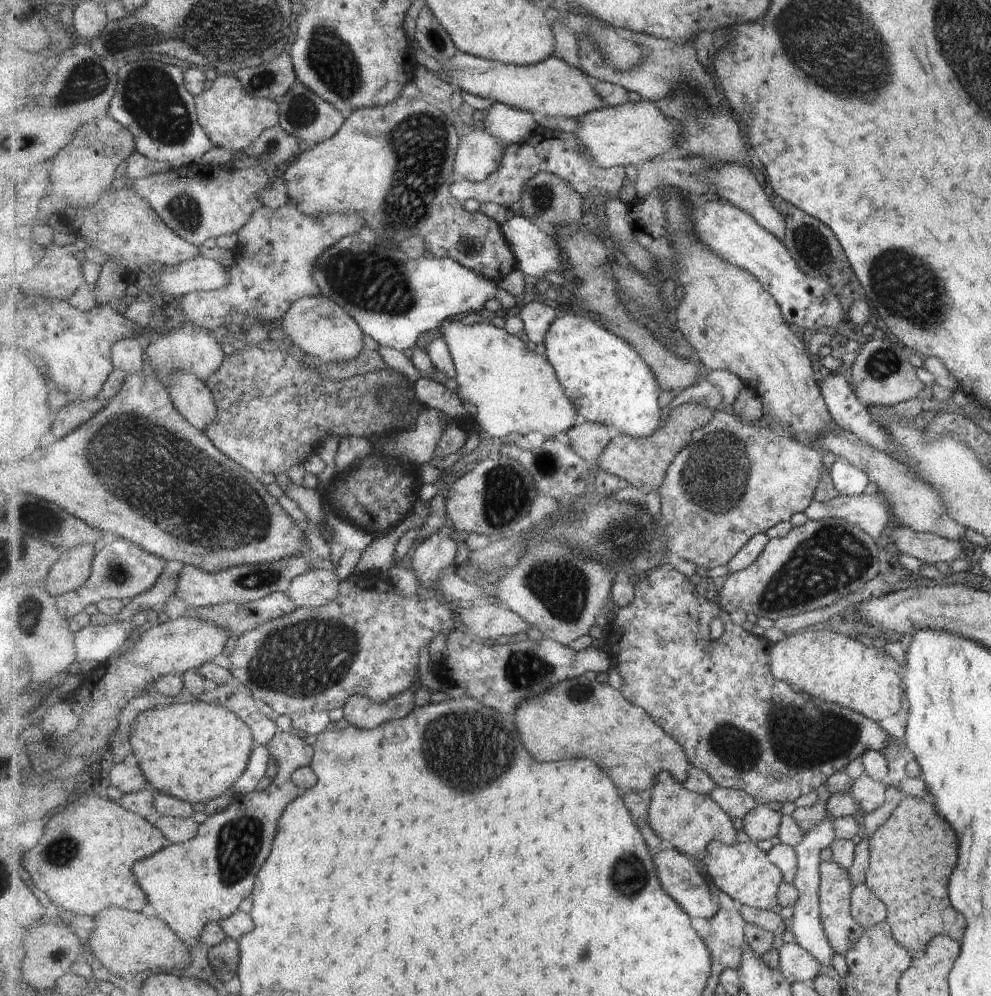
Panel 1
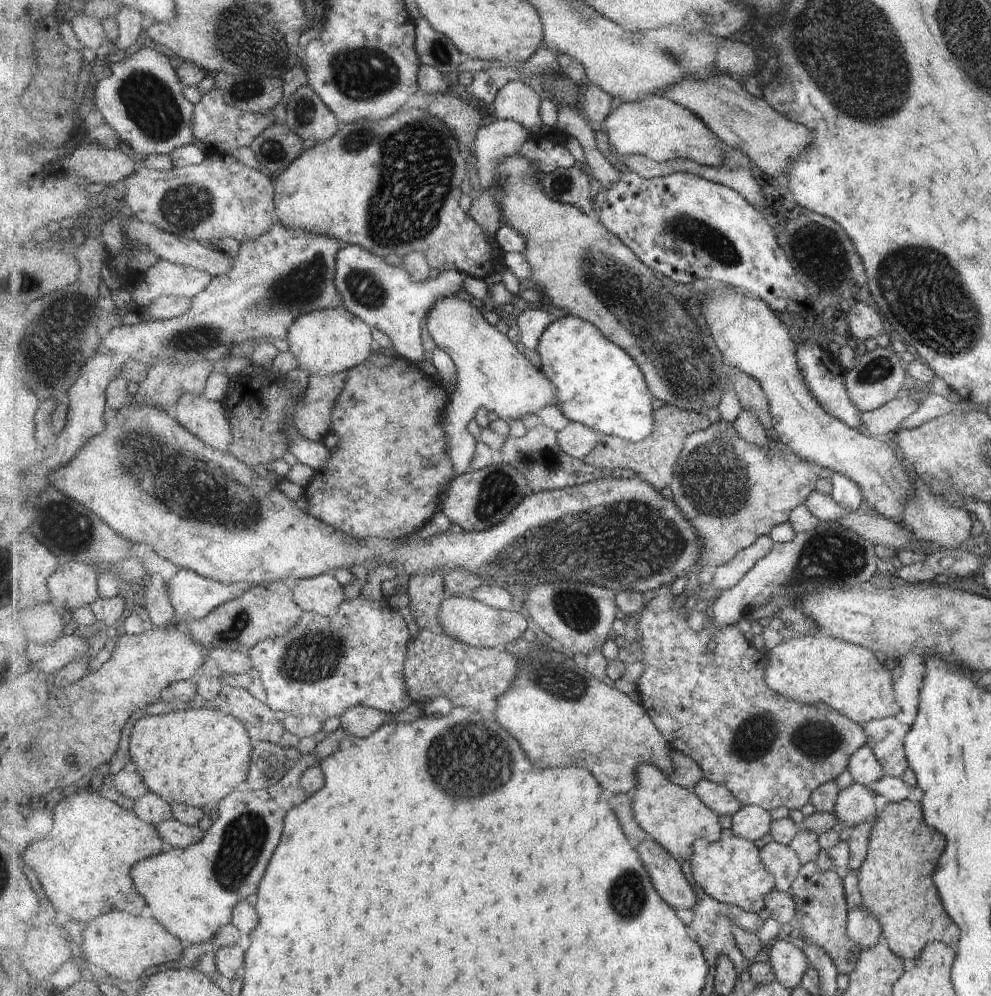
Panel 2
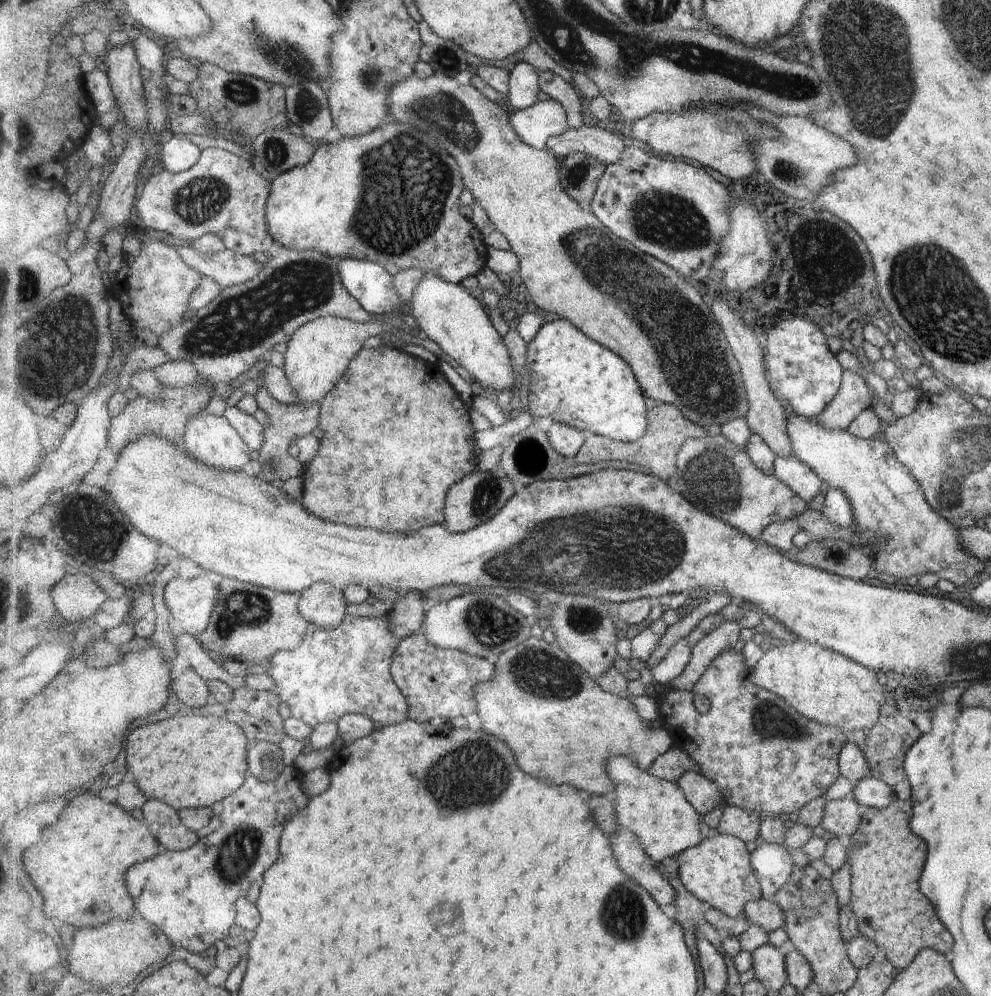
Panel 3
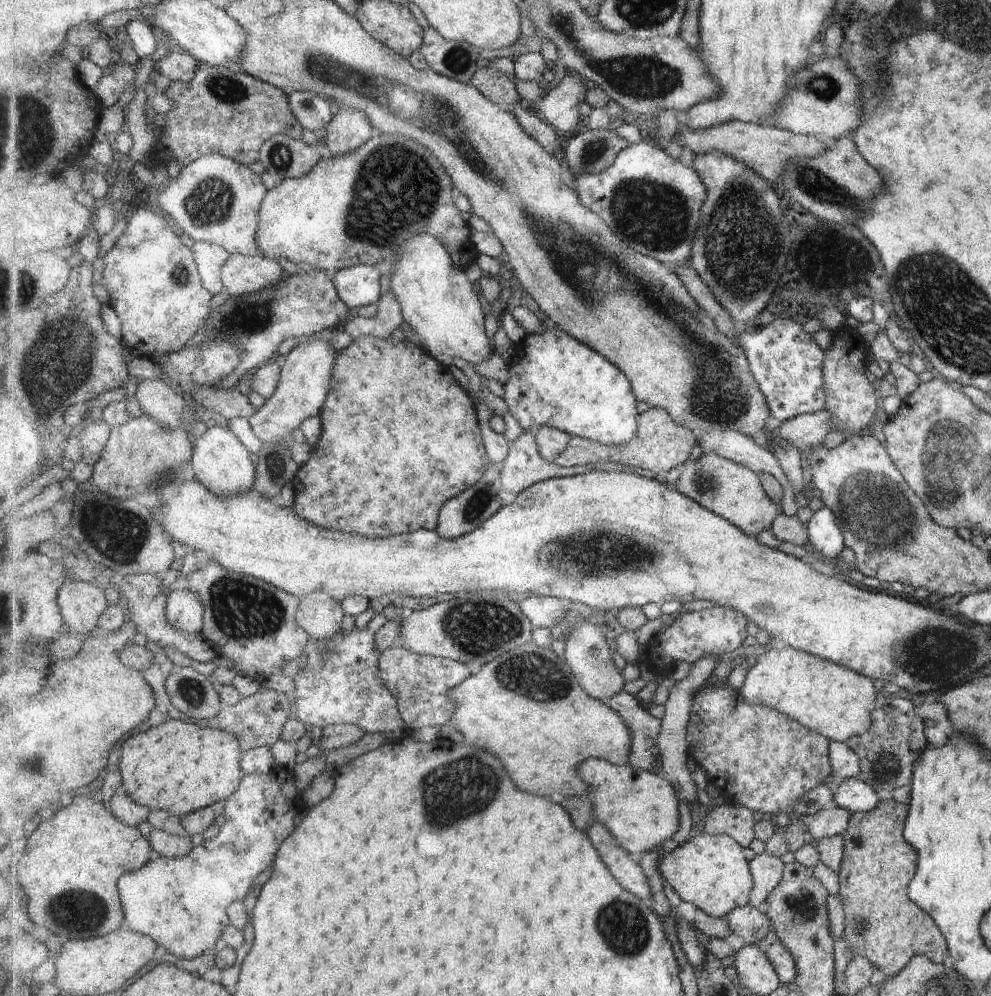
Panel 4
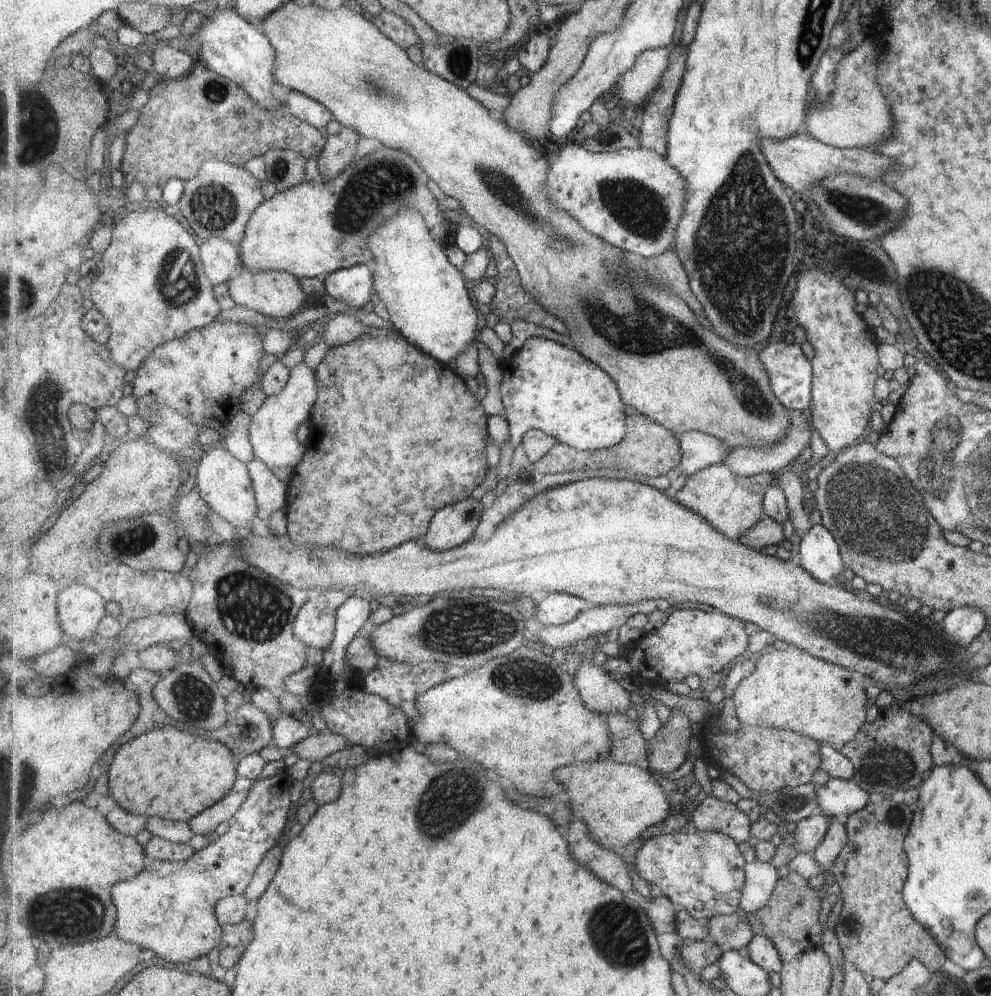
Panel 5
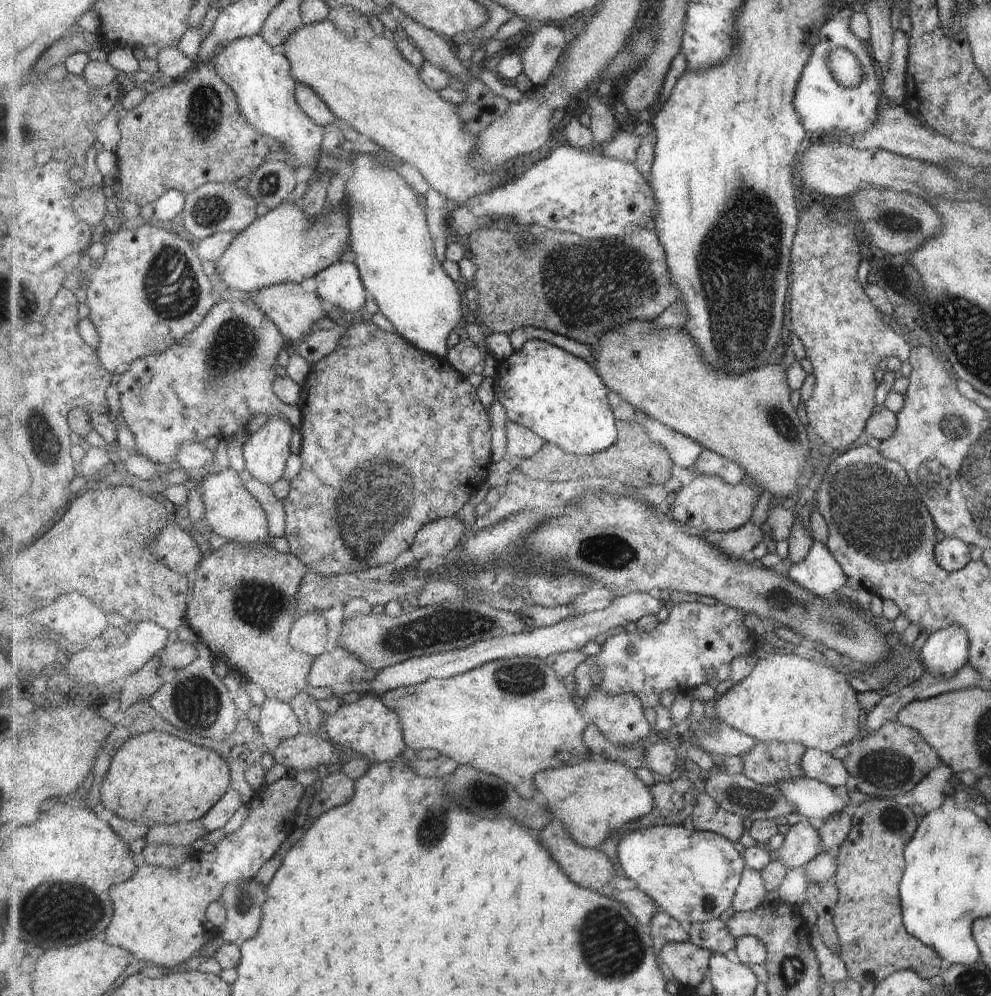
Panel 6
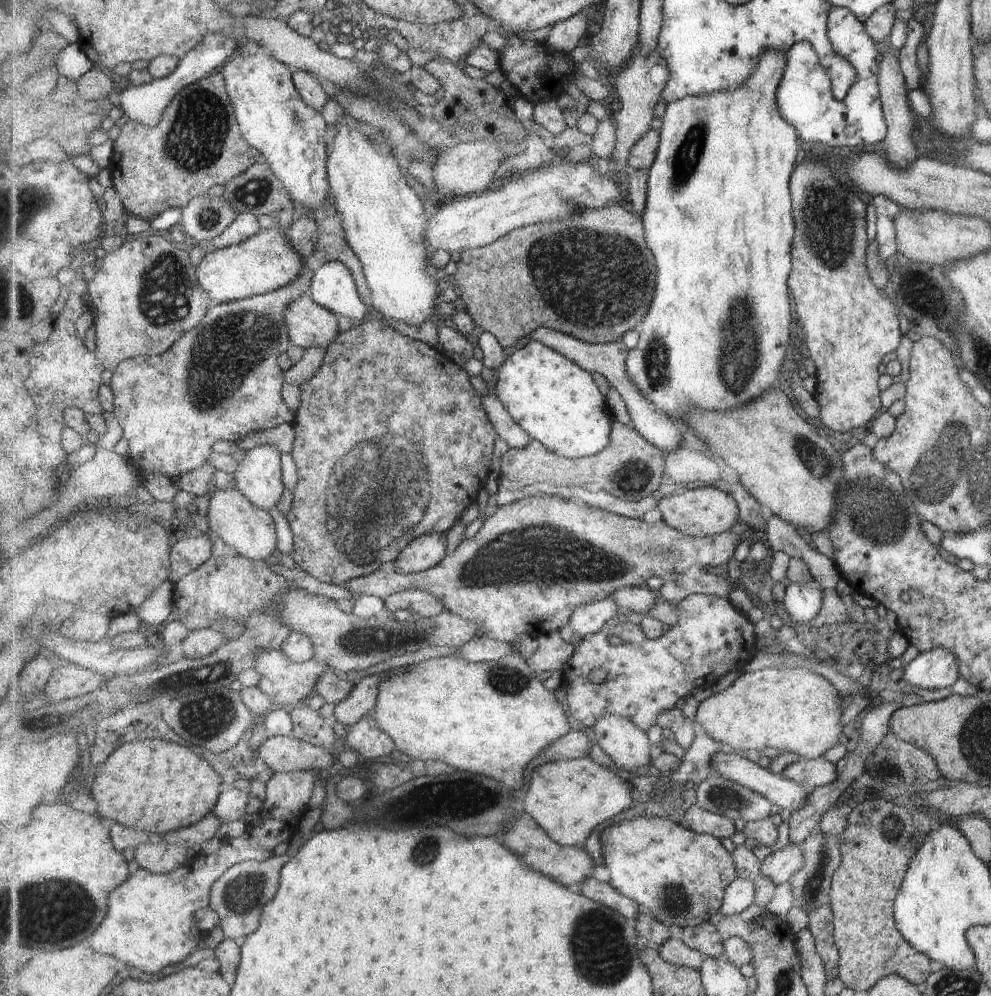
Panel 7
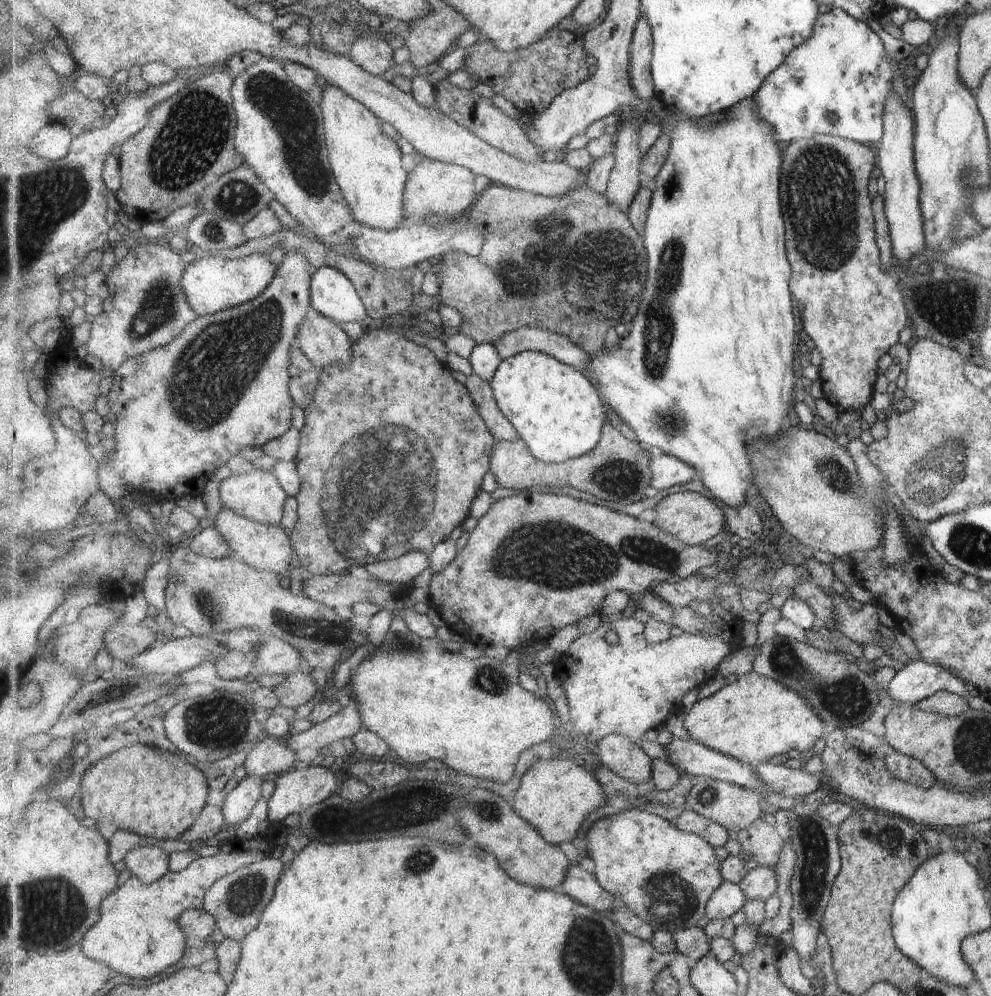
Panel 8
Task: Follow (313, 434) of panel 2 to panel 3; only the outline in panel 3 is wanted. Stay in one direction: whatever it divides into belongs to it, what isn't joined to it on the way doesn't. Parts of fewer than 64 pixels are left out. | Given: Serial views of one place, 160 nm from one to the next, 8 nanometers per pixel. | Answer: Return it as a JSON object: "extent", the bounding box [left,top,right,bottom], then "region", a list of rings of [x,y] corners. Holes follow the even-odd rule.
{"extent":[256,370,321,488],"region":[[[264,370],[259,373],[258,380],[260,391],[257,393],[256,402],[258,408],[263,410],[268,417],[268,425],[263,432],[262,447],[258,451],[258,463],[262,467],[260,473],[257,475],[261,480],[274,484],[277,488],[289,480],[289,478],[302,477],[305,471],[305,465],[298,459],[291,457],[289,448],[294,443],[296,438],[311,435],[315,428],[320,426],[321,402],[316,401],[311,405],[300,404],[299,407],[287,408],[286,404],[278,401],[267,389],[262,386],[262,374]]]}

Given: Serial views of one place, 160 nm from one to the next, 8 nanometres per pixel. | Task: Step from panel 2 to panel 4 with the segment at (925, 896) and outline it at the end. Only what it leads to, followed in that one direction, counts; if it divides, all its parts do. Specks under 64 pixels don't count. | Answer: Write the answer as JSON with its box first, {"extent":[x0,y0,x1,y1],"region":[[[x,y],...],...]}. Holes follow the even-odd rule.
{"extent":[837,799,948,978],"region":[[[887,799],[879,801],[867,812],[854,812],[850,815],[842,834],[842,859],[837,872],[840,888],[838,894],[844,912],[844,941],[850,946],[853,956],[866,958],[887,978],[898,973],[913,955],[926,956],[931,962],[939,964],[947,962],[948,955],[940,930],[926,912],[908,899],[906,893],[916,863],[915,851],[903,840],[902,835],[907,811],[908,805]]]}

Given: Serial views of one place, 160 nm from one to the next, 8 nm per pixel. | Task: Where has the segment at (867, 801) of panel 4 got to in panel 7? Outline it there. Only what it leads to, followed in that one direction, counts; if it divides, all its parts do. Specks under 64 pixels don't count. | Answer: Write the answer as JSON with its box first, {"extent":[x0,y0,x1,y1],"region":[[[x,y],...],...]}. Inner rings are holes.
{"extent":[711,753,808,812],"region":[[[714,753],[711,758],[711,775],[719,775],[723,778],[729,779],[730,781],[739,783],[744,787],[750,788],[759,794],[762,794],[770,800],[775,806],[776,810],[787,809],[790,812],[797,810],[799,805],[804,803],[805,797],[808,791],[805,790],[801,785],[785,778],[783,774],[772,773],[769,768],[762,768],[755,762],[743,758],[735,753]]]}

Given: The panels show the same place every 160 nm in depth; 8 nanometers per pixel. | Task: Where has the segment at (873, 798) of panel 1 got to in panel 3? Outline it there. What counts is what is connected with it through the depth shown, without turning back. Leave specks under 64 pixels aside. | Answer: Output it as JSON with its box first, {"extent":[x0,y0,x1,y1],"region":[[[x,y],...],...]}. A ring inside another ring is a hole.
{"extent":[818,797,861,836],"region":[[[851,797],[836,801],[825,801],[818,831],[827,831],[833,836],[852,835],[860,821],[861,806]]]}

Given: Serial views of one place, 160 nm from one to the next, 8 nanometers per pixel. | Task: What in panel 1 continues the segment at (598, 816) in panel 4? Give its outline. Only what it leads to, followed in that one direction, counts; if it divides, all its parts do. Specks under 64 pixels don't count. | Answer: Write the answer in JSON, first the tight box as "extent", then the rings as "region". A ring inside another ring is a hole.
{"extent":[649,772,737,859],"region":[[[661,772],[655,786],[650,790],[649,822],[651,828],[667,842],[675,845],[682,853],[691,858],[701,859],[707,856],[707,845],[712,840],[735,844],[737,830],[731,815],[709,795],[691,792],[670,772]]]}

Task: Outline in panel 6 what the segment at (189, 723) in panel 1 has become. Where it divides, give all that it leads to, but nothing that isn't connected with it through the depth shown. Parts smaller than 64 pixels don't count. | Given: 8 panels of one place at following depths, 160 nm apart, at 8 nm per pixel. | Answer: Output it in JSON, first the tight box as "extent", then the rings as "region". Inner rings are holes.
{"extent":[100,731,231,825],"region":[[[149,731],[127,739],[102,780],[100,800],[124,819],[174,825],[202,819],[231,788],[228,762],[215,750],[199,748],[171,734]]]}

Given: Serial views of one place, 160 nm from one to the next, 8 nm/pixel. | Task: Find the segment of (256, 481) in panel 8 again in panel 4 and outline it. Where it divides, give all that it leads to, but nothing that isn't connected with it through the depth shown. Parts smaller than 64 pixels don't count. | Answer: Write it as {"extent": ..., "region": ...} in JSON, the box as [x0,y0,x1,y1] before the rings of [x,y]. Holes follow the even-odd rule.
{"extent":[249,338,339,465],"region":[[[310,338],[295,347],[287,356],[282,366],[282,377],[276,391],[267,397],[265,404],[250,416],[249,422],[254,433],[265,443],[283,445],[297,464],[304,465],[311,458],[312,447],[307,443],[297,442],[293,432],[301,428],[301,424],[311,418],[320,416],[328,399],[333,378],[335,359],[339,351],[331,350],[331,346],[323,341]]]}

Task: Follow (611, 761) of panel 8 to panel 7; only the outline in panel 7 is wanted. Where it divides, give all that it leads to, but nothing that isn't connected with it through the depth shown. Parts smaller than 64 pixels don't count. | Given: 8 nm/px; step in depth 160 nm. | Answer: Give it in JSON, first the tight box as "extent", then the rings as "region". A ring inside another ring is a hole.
{"extent":[594,715,653,775],"region":[[[605,715],[594,726],[596,742],[624,773],[635,775],[639,768],[653,765],[649,736],[633,721]]]}

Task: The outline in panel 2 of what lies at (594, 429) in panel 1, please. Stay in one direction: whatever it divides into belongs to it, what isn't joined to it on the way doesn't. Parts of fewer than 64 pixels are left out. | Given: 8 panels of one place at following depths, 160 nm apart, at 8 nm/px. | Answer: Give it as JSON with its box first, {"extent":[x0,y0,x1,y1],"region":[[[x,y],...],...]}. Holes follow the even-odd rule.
{"extent":[558,423,600,459],"region":[[[570,423],[558,432],[560,447],[573,458],[583,459],[599,444],[600,434],[581,423]]]}

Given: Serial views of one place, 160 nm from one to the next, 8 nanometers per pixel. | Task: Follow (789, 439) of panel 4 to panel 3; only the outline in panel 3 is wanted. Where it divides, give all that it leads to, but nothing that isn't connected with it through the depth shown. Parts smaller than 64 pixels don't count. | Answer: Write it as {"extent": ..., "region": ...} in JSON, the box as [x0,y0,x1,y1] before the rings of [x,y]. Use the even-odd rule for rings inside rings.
{"extent":[810,370,875,431],"region":[[[842,370],[840,385],[830,403],[816,415],[810,417],[812,423],[825,429],[840,431],[863,409],[875,403],[872,389],[864,381],[864,376],[852,370]]]}

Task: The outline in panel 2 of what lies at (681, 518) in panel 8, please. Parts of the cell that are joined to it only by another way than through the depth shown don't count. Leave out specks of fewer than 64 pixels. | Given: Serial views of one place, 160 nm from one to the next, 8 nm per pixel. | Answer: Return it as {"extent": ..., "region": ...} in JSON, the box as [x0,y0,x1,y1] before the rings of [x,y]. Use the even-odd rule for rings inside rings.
{"extent":[670,419,817,571],"region":[[[720,419],[707,430],[688,436],[678,466],[675,467],[675,478],[670,488],[673,500],[706,540],[706,554],[700,566],[712,571],[731,562],[739,552],[755,544],[761,536],[771,534],[775,526],[787,522],[791,512],[799,505],[805,504],[807,495],[814,490],[817,479],[817,470],[791,450],[779,452],[773,446],[767,449],[755,446],[747,442],[747,439],[735,430],[734,425]]]}

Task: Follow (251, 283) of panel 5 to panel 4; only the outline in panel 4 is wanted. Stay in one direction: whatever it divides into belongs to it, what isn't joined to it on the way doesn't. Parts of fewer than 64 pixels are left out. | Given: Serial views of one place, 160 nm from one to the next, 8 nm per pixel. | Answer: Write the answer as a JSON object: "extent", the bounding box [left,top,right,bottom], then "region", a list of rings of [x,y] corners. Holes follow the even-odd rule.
{"extent":[222,253,284,295],"region":[[[233,253],[222,268],[222,281],[226,291],[232,295],[246,295],[264,290],[271,285],[277,285],[284,278],[284,270],[276,260],[271,260],[261,254],[255,256],[244,256]]]}

